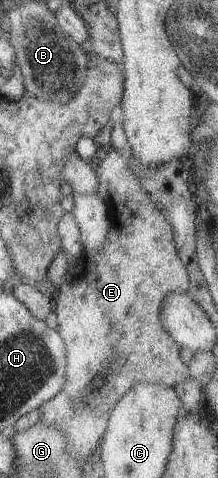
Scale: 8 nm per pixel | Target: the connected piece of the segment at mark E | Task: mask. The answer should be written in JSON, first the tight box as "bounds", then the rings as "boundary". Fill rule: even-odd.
{"bounds":[37,146,189,461],"boundary":[[[110,146],[105,158],[98,164],[95,170],[96,196],[110,208],[110,227],[105,245],[99,253],[82,254],[74,262],[67,263],[52,305],[56,314],[56,328],[65,345],[64,384],[51,400],[40,404],[37,409],[40,414],[38,422],[52,424],[64,432],[66,454],[72,461],[85,461],[98,448],[110,412],[135,382],[173,388],[189,376],[187,364],[180,360],[181,347],[163,330],[158,318],[164,295],[187,294],[187,272],[178,258],[170,225],[132,174],[129,156],[128,150]]]}

